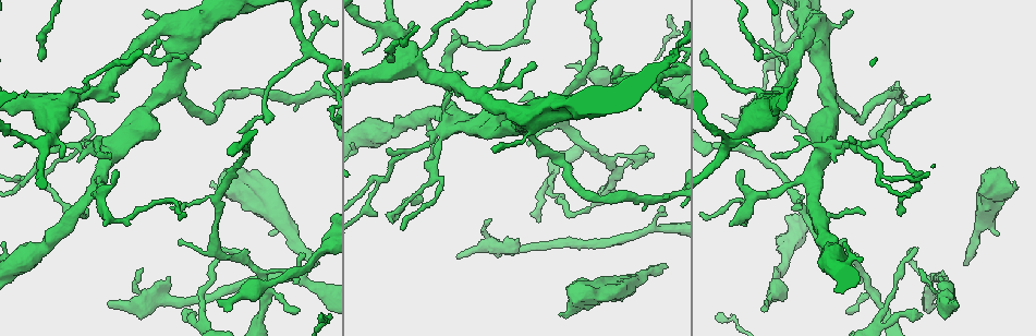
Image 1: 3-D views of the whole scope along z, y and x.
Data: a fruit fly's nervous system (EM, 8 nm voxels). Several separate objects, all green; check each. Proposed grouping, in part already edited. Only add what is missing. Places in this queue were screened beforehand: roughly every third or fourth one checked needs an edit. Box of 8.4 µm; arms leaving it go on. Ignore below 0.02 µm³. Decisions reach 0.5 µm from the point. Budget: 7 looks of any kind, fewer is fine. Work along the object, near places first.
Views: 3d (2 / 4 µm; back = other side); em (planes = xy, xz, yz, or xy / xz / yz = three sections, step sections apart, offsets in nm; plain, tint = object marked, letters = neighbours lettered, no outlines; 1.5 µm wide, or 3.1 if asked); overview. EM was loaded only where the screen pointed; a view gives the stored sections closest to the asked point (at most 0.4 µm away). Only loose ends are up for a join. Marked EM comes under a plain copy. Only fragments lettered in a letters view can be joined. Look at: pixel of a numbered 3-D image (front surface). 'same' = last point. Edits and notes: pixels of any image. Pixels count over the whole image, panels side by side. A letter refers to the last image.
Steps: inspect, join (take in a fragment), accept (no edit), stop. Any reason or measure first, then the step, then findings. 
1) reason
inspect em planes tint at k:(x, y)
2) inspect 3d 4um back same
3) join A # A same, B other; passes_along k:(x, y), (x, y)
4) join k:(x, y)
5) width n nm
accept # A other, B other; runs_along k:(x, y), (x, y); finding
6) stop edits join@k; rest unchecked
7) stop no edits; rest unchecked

an open end
inspect em xy step 8 letters at 1:(920, 314)

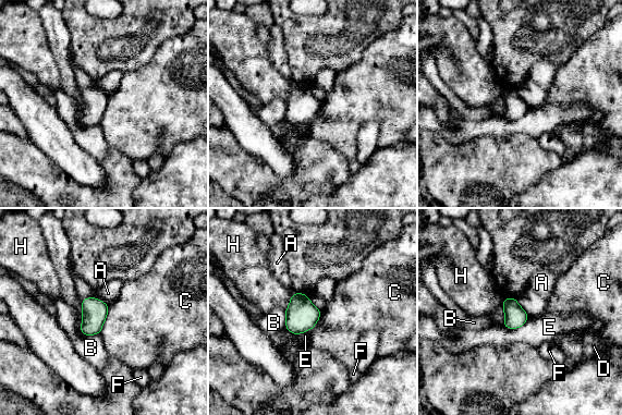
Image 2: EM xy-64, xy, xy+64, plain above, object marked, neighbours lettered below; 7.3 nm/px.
cut it another way
inspect em planes letters same

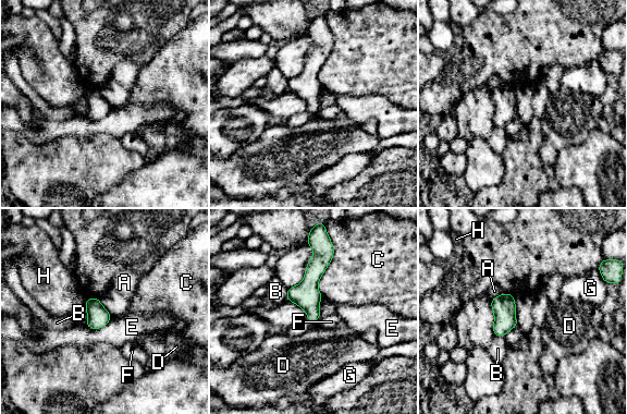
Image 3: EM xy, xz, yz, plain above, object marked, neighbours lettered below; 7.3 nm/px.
accept # A other, B other, C other, D other, E other, F other, G other, H other; border 3:(320, 316), (316, 320); no lettered fragment goes on from it

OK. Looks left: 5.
long arm stops here
inspect 3d 2um at 1:(963, 265)

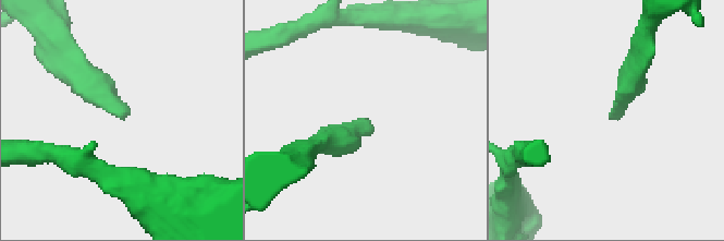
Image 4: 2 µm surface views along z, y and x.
inspect em planes letters at 4:(117, 113)

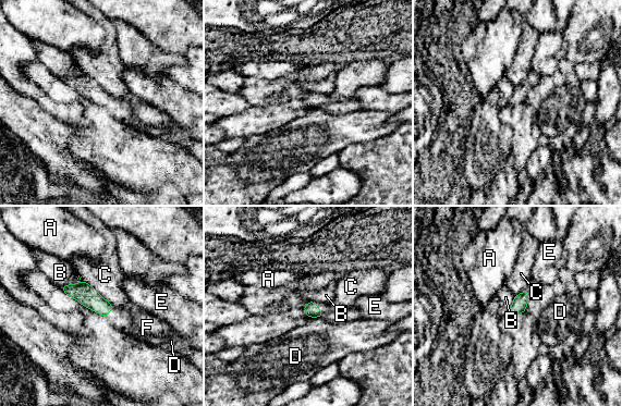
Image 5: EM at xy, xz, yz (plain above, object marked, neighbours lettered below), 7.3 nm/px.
width 100 nm
join F # A other, B other, C other, D other, E other, F same; passes_along 5:(310, 308), (319, 310), (326, 308); the cell continues

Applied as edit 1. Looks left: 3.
inspect em planes letters at 1:(403, 228)

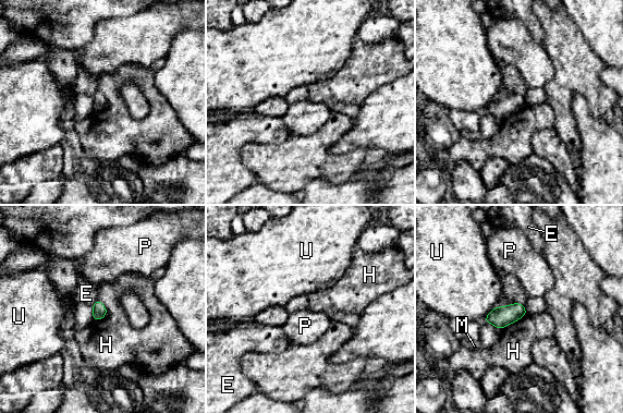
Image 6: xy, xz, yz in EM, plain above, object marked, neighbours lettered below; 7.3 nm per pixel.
accept # E other, H other, M other, P other, U other; border 6:(526, 312), (523, 316), (500, 329); no lettered fragment goes on from it

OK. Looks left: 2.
stop edits join@5; rest unchecked

